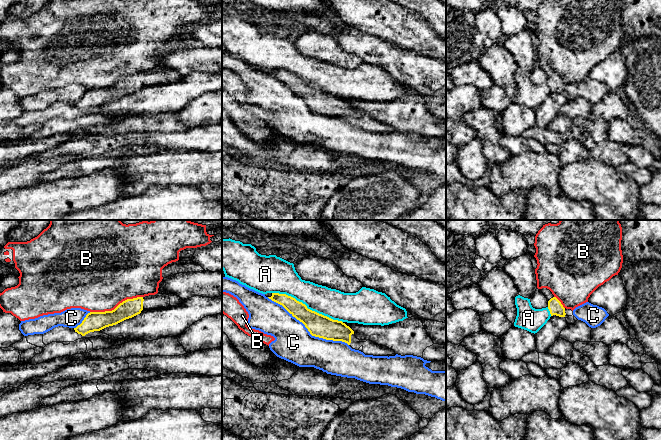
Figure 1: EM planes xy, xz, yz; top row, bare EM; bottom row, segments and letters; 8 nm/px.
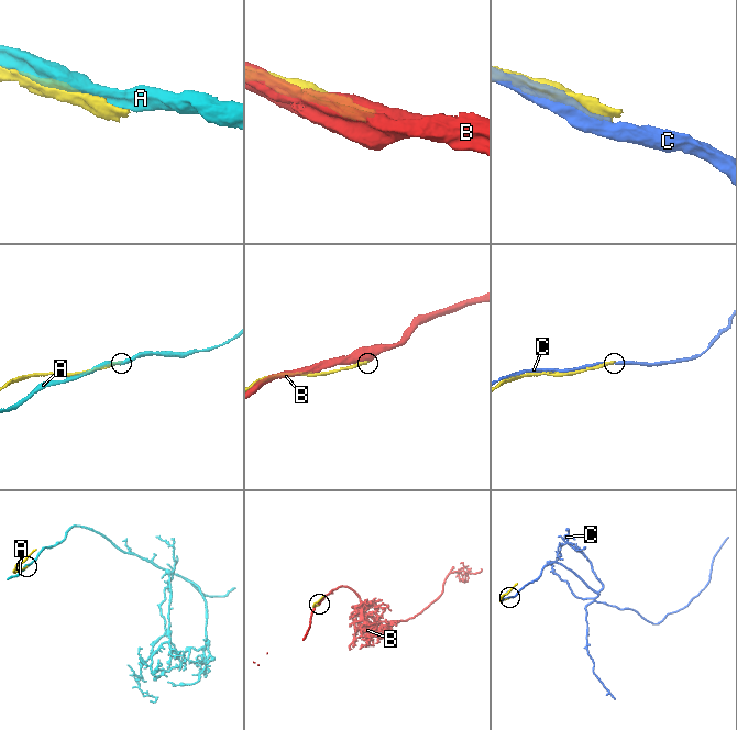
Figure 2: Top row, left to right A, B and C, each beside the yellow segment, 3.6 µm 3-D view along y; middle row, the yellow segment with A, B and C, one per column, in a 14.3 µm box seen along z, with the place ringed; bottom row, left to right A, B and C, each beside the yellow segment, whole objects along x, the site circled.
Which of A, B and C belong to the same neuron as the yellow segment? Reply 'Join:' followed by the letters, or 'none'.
Join: none

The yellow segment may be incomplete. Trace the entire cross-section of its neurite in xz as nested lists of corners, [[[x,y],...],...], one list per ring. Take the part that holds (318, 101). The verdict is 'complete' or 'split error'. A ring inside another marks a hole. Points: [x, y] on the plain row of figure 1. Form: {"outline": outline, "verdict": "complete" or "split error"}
{"outline": [[[272,69],[272,72],[268,74],[282,81],[293,93],[302,98],[312,112],[326,116],[342,117],[355,126],[359,126],[362,122],[362,128],[365,131],[387,132],[395,130],[394,126],[378,121],[370,116],[361,118],[356,114],[354,107],[342,97],[333,96],[312,87],[305,80],[291,72]]], "verdict": "split error"}

